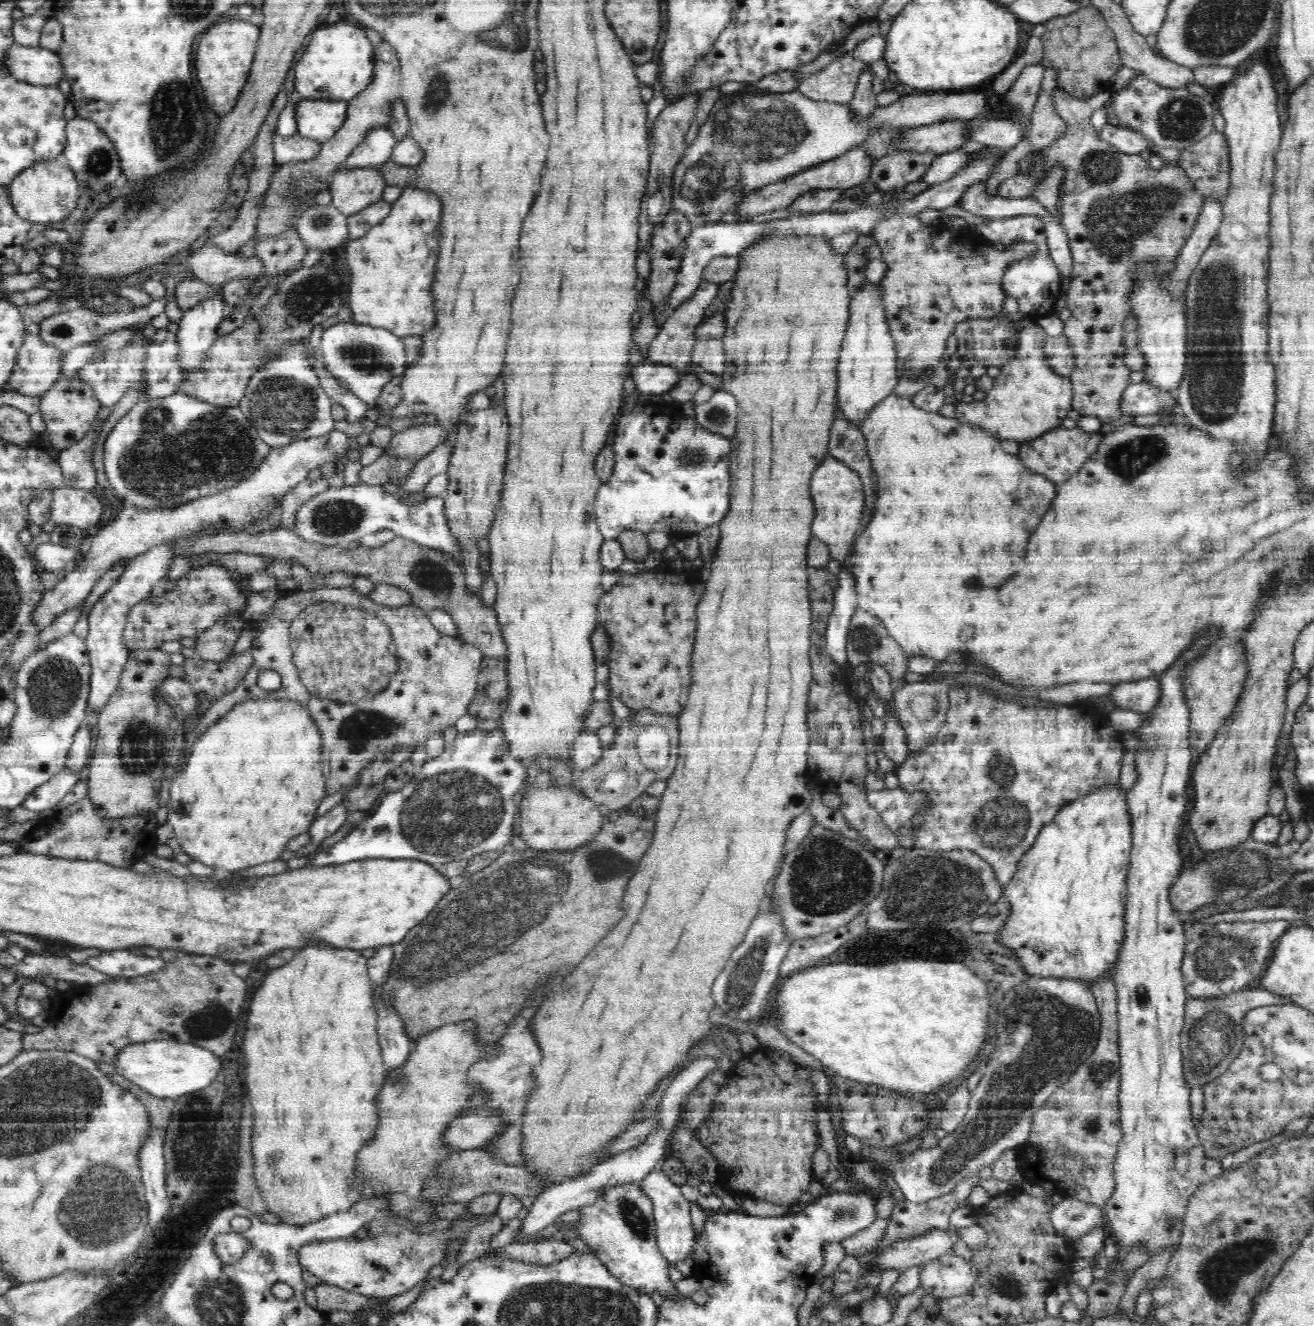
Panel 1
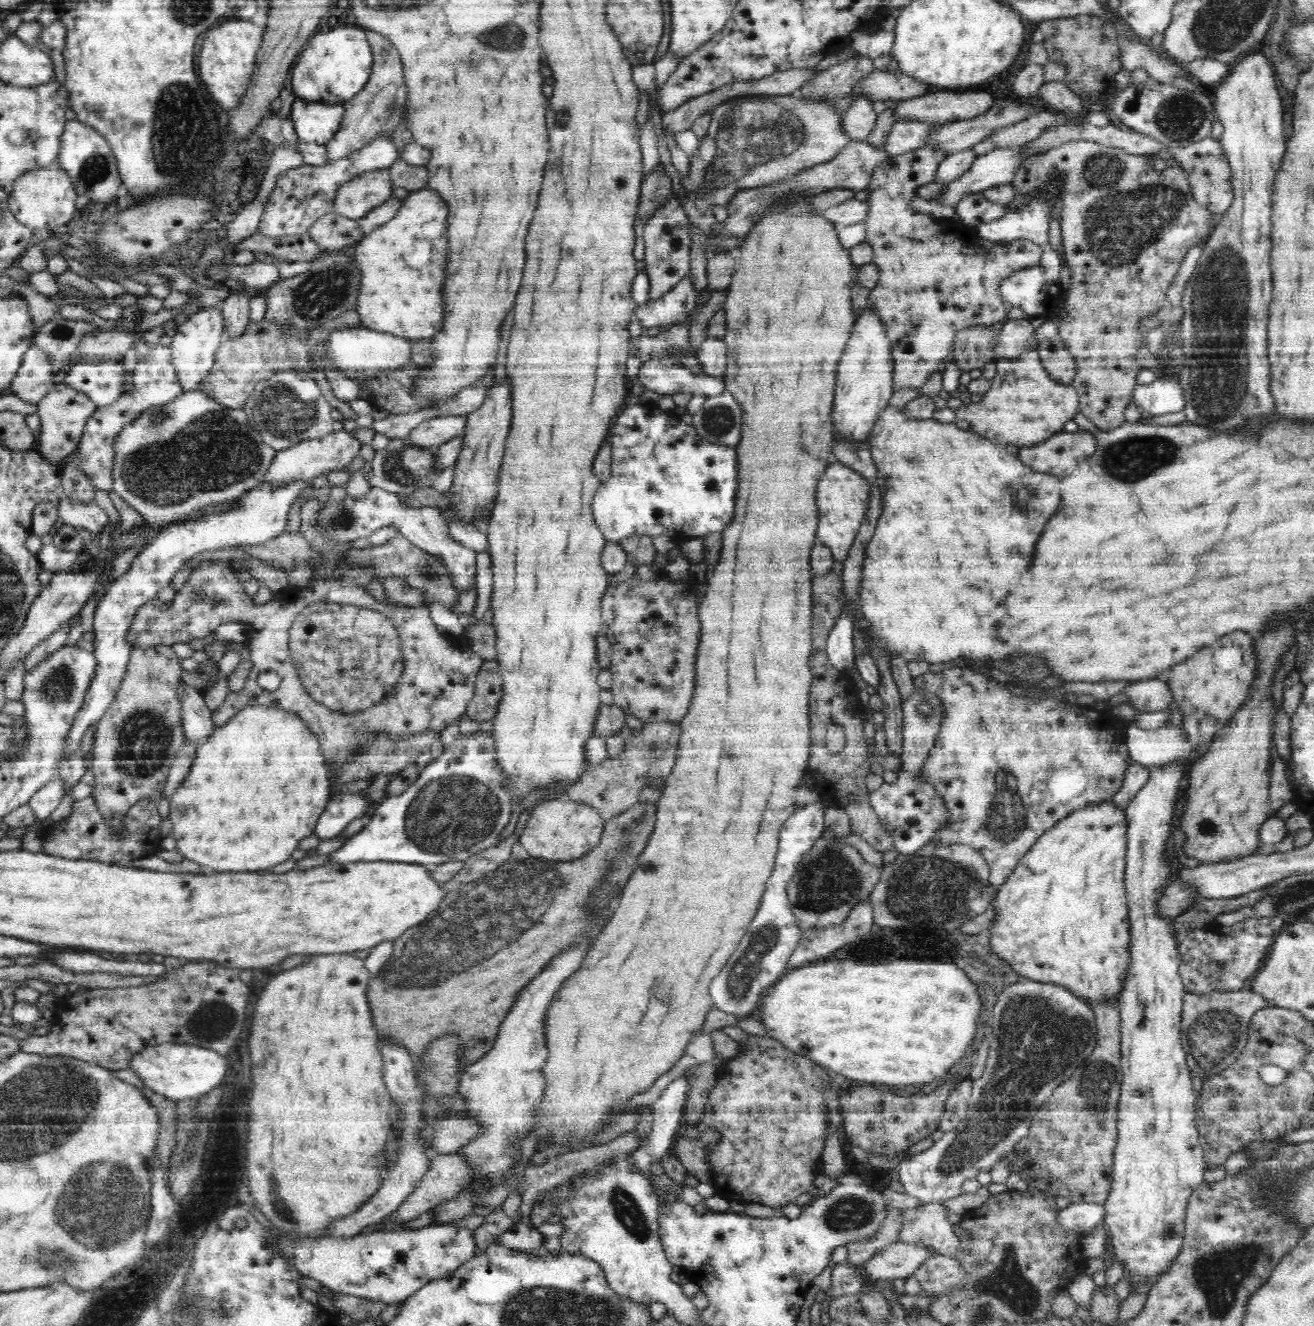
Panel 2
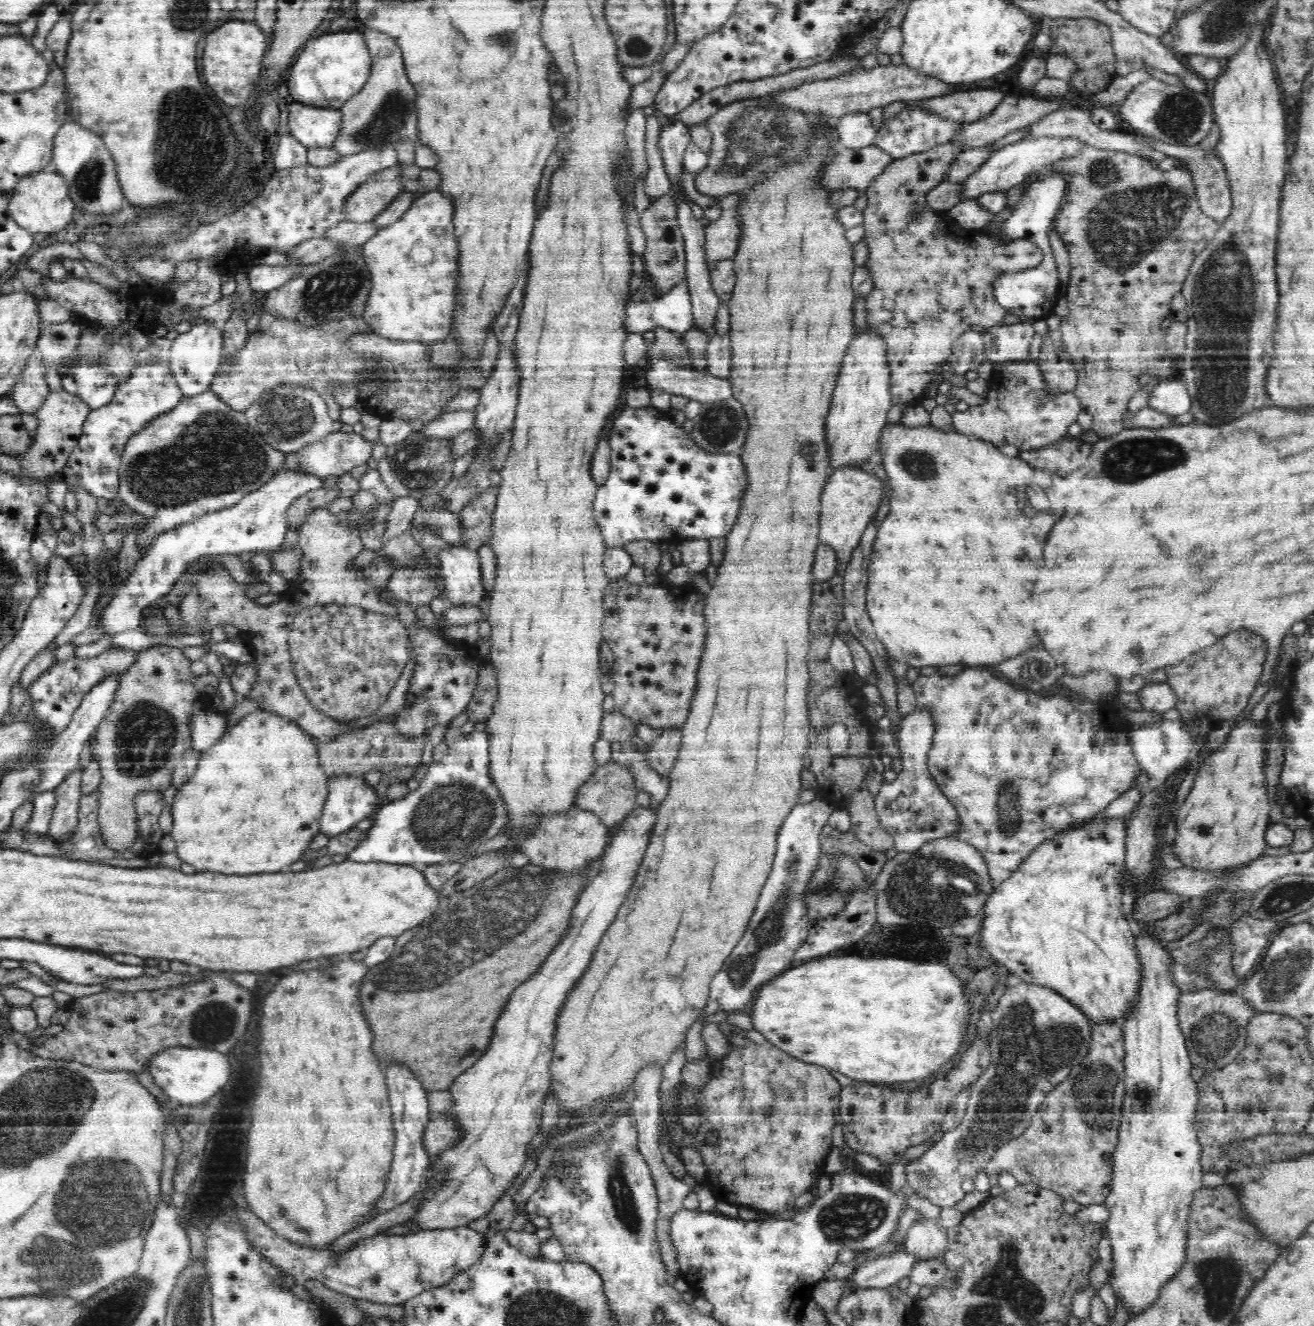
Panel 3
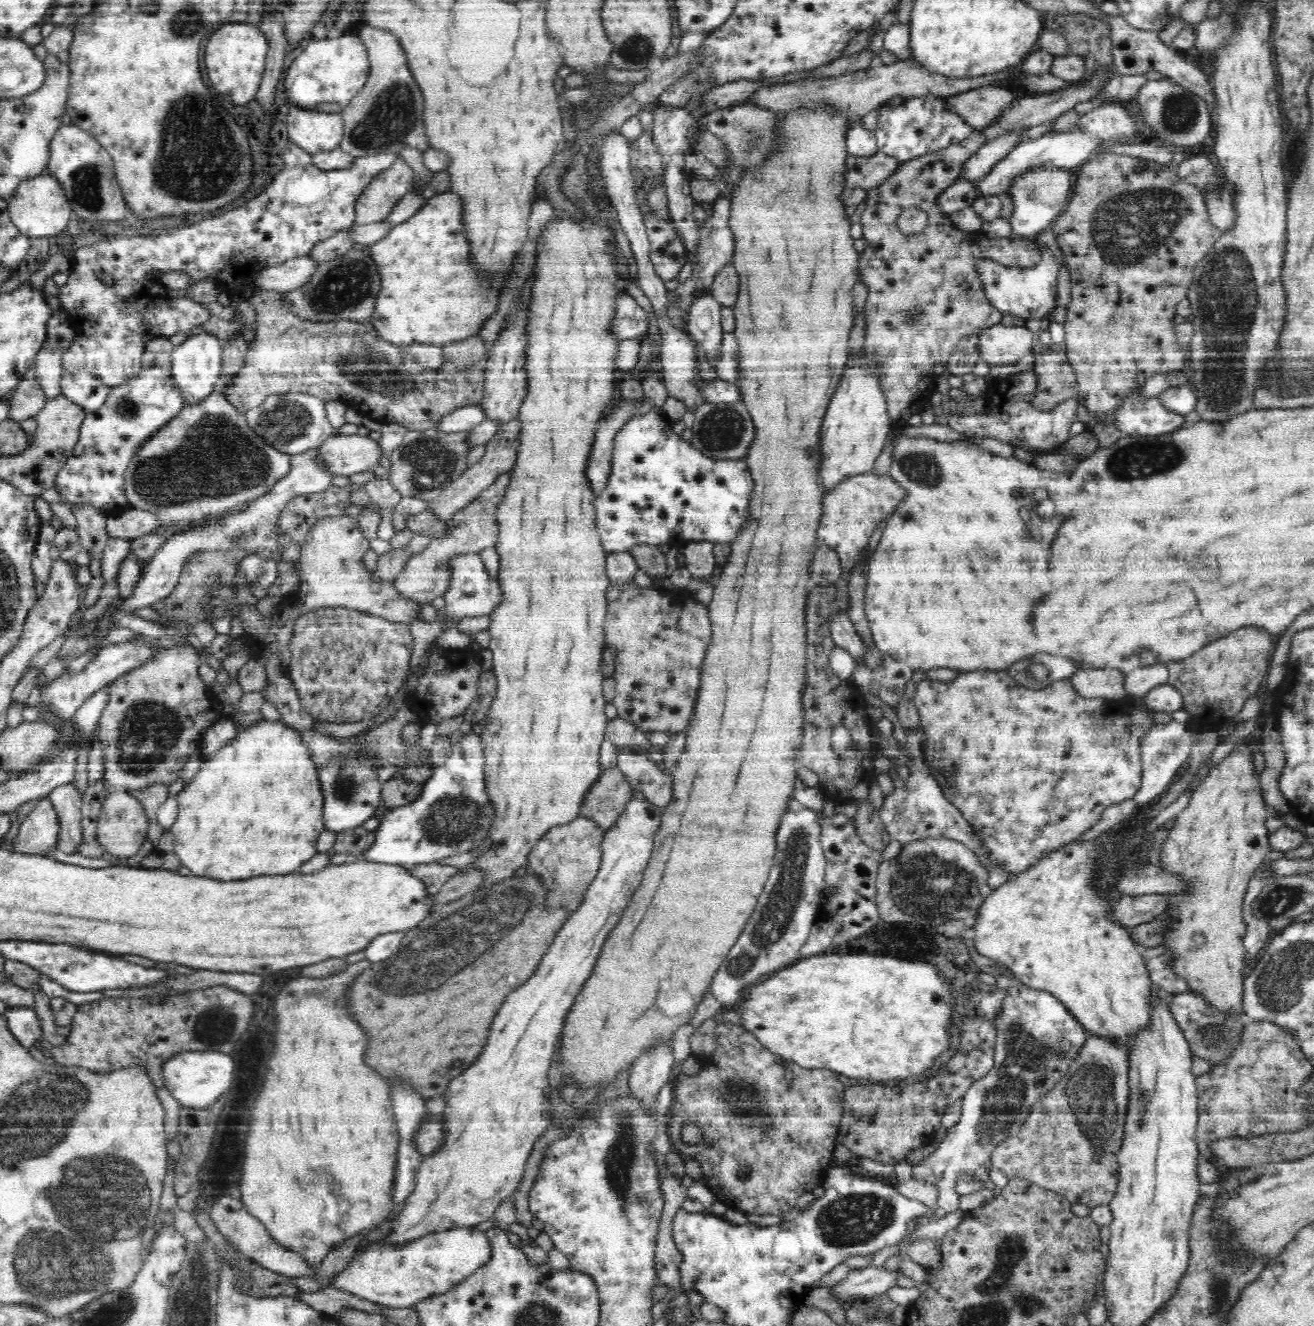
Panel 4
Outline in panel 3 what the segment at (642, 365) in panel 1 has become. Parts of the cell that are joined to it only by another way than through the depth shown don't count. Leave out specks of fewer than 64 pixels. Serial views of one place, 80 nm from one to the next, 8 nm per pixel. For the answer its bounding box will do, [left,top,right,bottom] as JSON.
[645,361,733,403]

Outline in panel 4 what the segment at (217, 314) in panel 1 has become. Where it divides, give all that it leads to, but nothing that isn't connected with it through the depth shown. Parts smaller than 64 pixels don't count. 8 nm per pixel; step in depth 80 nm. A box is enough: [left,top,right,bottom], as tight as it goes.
[171,331,223,404]

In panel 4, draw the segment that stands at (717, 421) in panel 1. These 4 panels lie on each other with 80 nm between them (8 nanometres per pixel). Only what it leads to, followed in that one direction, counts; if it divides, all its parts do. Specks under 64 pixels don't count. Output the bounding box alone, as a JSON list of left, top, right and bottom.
[691,401,754,459]

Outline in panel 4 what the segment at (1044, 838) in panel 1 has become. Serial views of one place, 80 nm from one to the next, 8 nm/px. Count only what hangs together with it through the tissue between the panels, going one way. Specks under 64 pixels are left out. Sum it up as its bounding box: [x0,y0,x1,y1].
[974,829,1154,1053]

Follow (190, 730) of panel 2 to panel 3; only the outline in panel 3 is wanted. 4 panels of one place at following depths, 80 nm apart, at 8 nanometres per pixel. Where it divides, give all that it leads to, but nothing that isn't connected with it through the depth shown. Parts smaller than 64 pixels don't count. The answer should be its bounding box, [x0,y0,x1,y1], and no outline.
[192,712,229,751]

